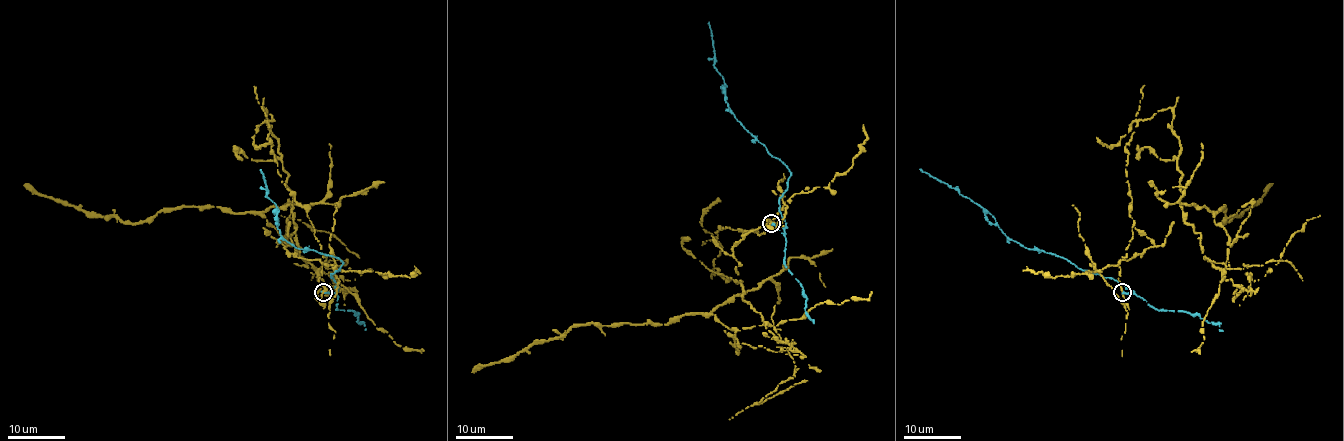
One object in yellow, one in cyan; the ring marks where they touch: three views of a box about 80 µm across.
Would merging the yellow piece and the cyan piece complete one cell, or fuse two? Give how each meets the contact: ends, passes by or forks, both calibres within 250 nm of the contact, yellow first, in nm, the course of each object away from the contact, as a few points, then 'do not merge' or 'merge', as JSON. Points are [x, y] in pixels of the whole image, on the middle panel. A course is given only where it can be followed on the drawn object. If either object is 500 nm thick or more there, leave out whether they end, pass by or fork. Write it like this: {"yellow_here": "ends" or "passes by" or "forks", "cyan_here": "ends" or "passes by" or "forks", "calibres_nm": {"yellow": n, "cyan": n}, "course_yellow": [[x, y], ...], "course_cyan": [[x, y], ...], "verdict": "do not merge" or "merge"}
{"yellow_here": "ends", "cyan_here": "ends", "calibres_nm": {"yellow": 380, "cyan": 400}, "course_yellow": [[771, 222], [784, 218], [782, 201], [762, 234], [719, 227], [713, 260], [764, 323], [587, 323], [471, 371]], "course_cyan": [[771, 224], [784, 234], [779, 198], [791, 172], [729, 109], [723, 80], [713, 66], [709, 22]], "verdict": "do not merge"}

